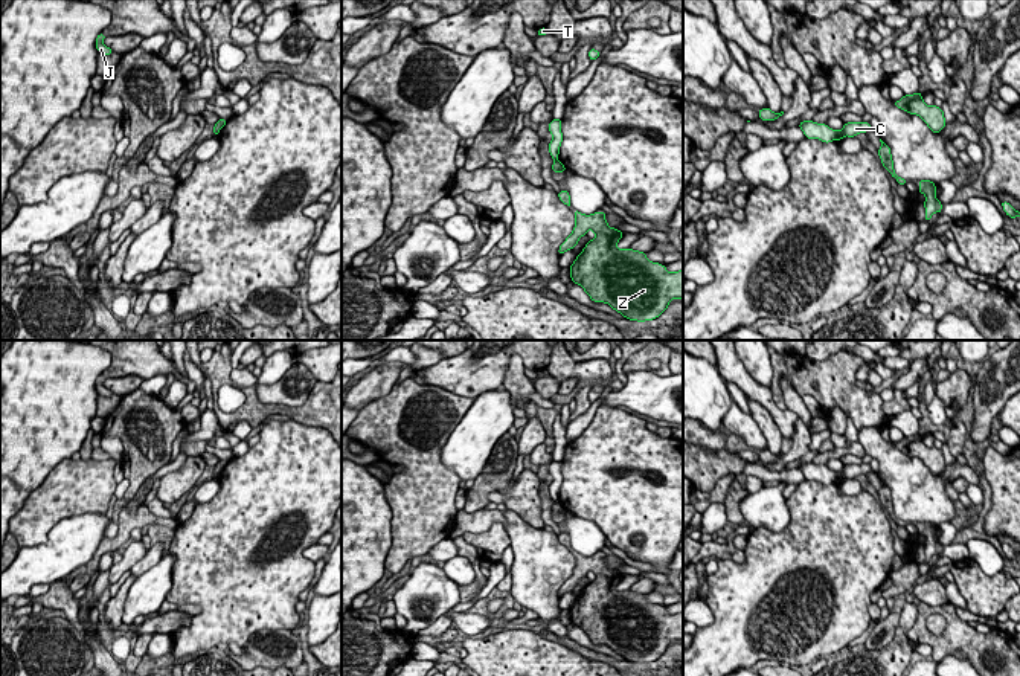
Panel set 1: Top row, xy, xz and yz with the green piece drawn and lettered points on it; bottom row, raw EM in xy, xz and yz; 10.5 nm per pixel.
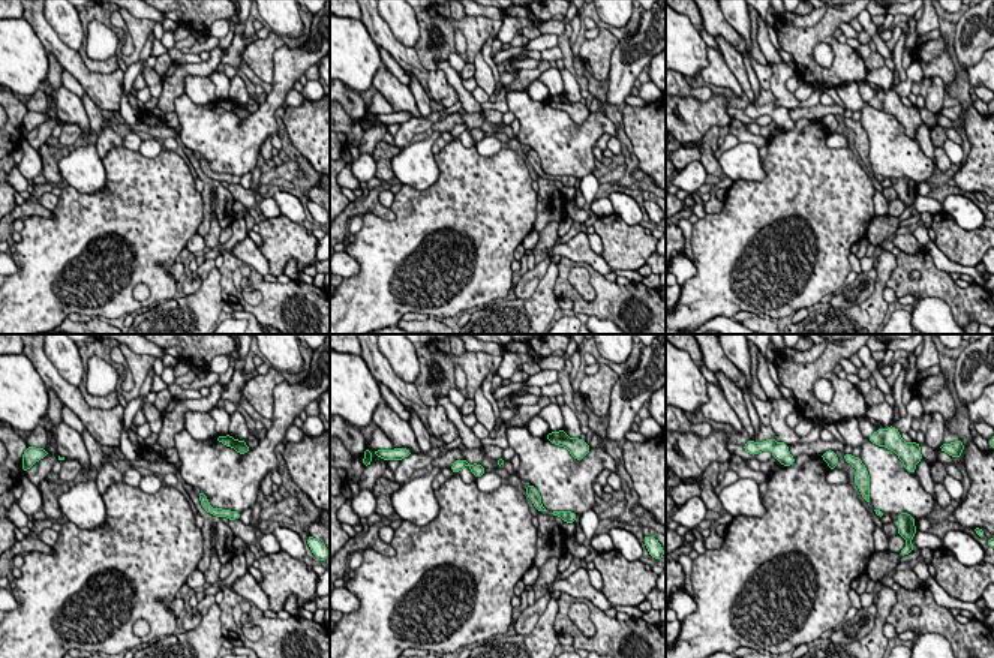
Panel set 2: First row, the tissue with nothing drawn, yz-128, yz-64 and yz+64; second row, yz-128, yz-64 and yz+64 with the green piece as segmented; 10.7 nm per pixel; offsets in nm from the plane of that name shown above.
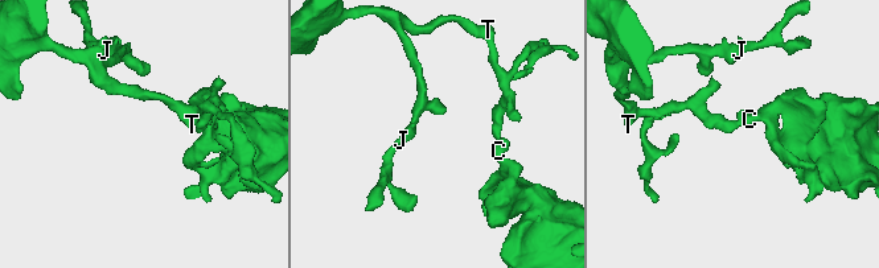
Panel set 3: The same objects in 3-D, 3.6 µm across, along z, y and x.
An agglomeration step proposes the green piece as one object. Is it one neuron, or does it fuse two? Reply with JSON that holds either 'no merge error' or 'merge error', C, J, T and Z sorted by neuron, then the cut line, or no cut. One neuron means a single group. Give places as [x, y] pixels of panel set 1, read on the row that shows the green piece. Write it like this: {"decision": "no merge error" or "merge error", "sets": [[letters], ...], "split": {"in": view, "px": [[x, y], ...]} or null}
{"decision": "merge error", "sets": [["C", "Z"], ["J", "T"]], "split": {"in": "yz", "px": [[842, 128], [845, 135]]}}

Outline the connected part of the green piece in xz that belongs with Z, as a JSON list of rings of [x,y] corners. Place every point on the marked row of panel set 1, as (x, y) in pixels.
[[[575,211],[573,215],[575,227],[560,246],[558,253],[572,250],[589,230],[595,232],[595,238],[585,244],[569,267],[572,282],[581,285],[593,302],[608,304],[625,319],[645,322],[659,317],[672,299],[683,301],[683,270],[668,272],[663,264],[650,261],[645,252],[631,247],[617,249],[616,244],[624,233],[608,226],[604,211],[590,215]]]

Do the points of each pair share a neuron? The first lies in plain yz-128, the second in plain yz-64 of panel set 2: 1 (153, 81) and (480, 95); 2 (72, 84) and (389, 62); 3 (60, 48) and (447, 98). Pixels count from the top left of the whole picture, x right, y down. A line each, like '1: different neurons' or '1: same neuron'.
1: different neurons
2: same neuron
3: same neuron

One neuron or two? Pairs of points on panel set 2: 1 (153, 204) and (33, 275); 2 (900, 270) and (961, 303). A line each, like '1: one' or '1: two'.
1: one
2: one

